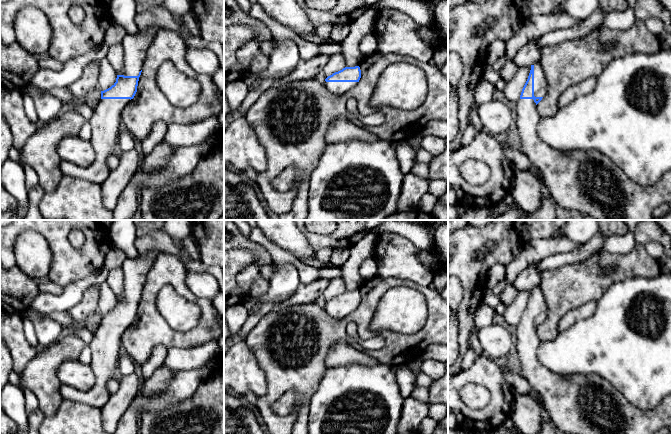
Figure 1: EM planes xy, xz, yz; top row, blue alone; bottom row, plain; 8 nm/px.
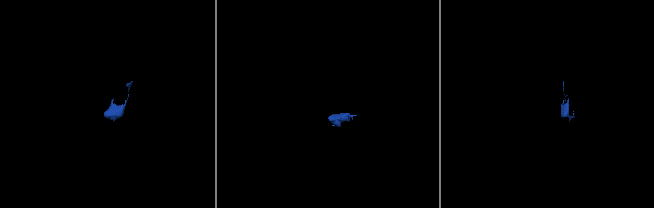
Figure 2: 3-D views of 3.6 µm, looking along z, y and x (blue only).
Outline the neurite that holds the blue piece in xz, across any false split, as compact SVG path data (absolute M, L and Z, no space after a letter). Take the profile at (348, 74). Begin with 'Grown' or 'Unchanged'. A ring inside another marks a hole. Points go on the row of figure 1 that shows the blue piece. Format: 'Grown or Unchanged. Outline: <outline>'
Grown. Outline: M359 66L345 67L328 76L324 85L331 93L341 95L350 91L359 82L360 78L361 70Z

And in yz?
Grown. Outline: M540 61L531 65L528 79L522 89L516 107L516 124L522 142L523 153L527 156L531 167L527 170L541 180L548 189L555 204L569 210L576 210L595 220L653 220L654 210L663 203L671 203L671 170L651 186L641 186L634 183L615 163L596 150L558 150L542 142L537 134L541 118L537 104L547 92L547 83Z

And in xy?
Grown. Outline: M158 26L139 29L135 34L126 34L124 37L123 74L117 75L116 82L110 88L101 91L101 99L93 107L93 115L88 120L92 129L90 142L95 159L85 168L62 161L60 170L64 176L96 184L102 184L108 178L112 170L107 164L107 158L114 154L118 145L122 111L137 92L147 49L158 29Z

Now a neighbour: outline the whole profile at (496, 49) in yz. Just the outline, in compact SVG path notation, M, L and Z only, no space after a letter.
M496 39L488 47L487 64L492 65L502 56L506 50L506 42L501 39Z

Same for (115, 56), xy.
M122 43L111 46L106 55L106 58L115 69L117 75L123 75L124 51Z

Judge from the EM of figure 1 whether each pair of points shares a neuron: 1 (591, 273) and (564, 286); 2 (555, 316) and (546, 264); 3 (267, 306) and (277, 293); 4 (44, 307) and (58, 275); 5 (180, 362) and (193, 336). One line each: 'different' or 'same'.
1: same
2: different
3: different
4: different
5: different

